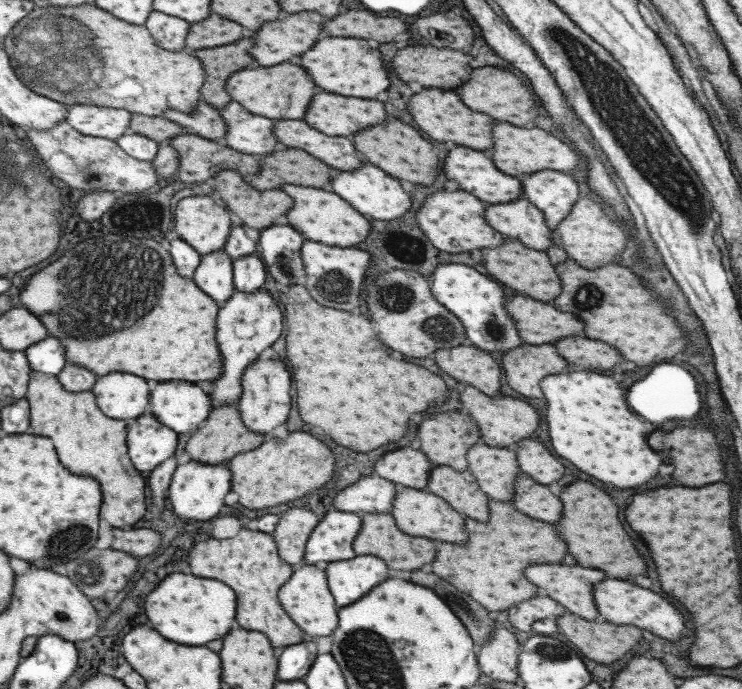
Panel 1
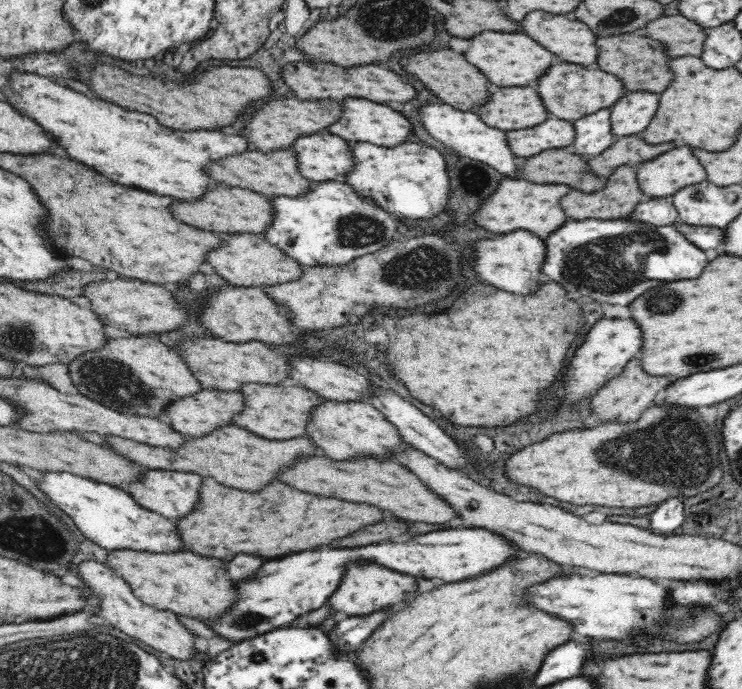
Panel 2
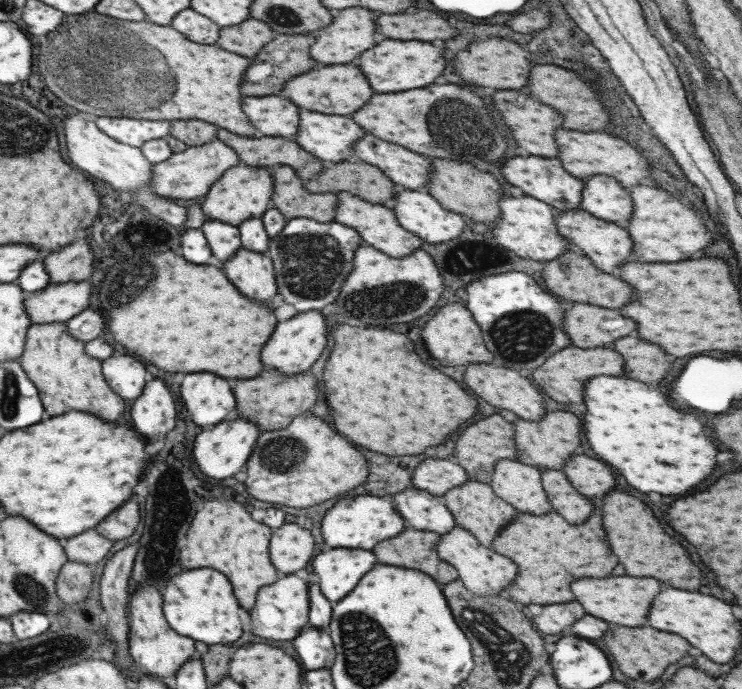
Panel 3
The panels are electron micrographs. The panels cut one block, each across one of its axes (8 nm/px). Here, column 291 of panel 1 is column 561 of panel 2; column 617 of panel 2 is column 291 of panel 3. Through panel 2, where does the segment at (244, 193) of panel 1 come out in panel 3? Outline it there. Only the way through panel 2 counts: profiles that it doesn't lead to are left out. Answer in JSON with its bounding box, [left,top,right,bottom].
[269,165,335,223]

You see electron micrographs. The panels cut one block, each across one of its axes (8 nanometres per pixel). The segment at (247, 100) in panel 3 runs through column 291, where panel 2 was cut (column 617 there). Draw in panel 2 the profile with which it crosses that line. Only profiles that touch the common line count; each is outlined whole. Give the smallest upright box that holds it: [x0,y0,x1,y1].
[612,92,660,137]

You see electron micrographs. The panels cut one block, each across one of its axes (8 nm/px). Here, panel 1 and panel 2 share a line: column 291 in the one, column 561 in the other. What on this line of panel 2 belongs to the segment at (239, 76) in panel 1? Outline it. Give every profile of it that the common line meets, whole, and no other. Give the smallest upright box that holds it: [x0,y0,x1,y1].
[538,64,628,123]

